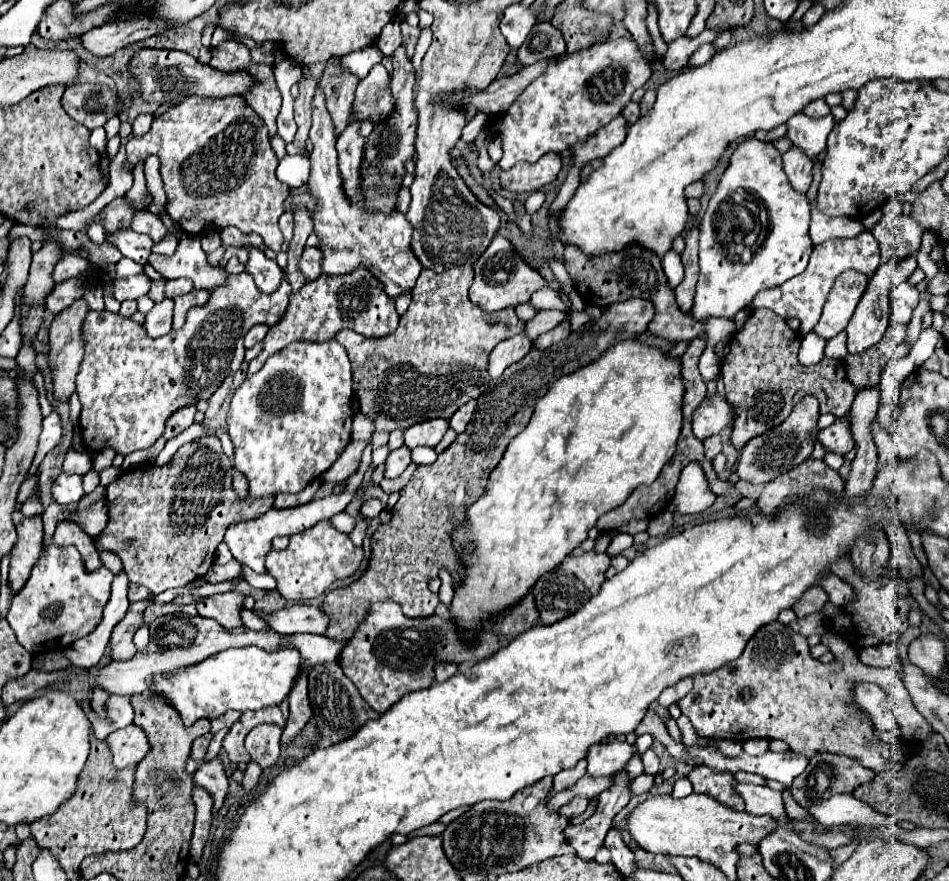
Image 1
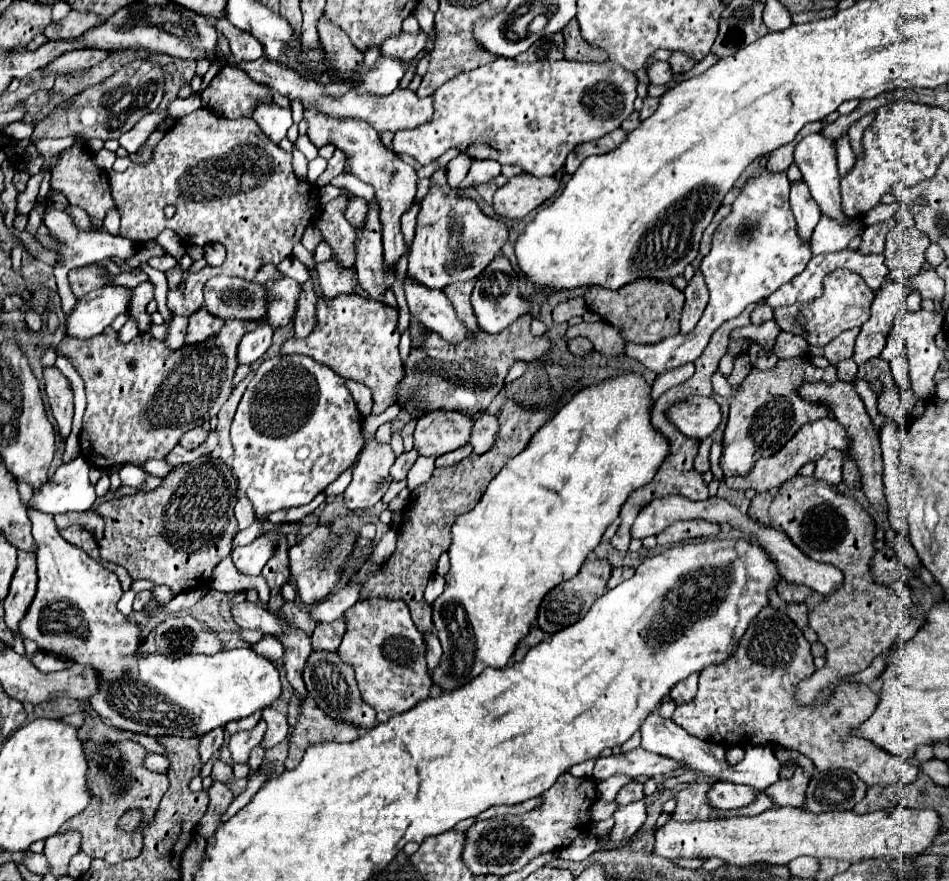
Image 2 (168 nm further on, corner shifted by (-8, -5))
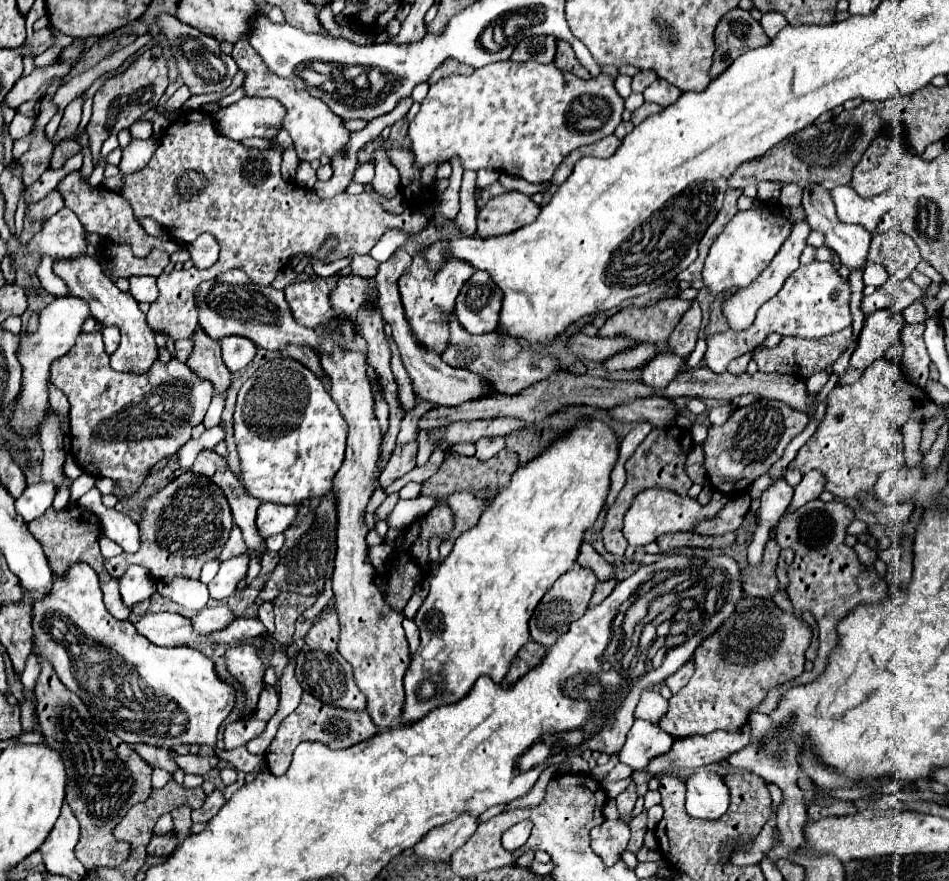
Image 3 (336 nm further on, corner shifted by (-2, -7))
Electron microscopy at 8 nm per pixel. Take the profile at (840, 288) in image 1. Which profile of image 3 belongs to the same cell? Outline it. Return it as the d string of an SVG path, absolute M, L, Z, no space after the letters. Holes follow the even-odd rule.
M811 262L809 266L799 266L783 284L783 288L765 302L755 322L741 332L719 332L707 340L707 368L713 372L725 372L729 362L737 356L759 346L767 334L777 332L781 336L799 336L799 338L825 338L847 326L851 326L849 312L849 284L835 272L829 262Z

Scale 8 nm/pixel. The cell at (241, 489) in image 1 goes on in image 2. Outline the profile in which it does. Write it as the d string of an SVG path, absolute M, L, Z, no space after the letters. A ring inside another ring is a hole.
M245 496L239 498L237 504L235 504L235 518L239 520L241 530L247 528L247 526L251 526L253 520L255 520L255 514L253 514L253 508L251 508L251 502L249 502Z

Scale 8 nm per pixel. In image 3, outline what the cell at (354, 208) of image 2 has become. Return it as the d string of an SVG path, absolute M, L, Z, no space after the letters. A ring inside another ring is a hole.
M185 110L167 128L149 164L125 176L121 196L129 200L137 218L151 216L183 242L193 242L199 234L209 232L221 244L221 254L213 268L203 272L195 267L169 274L163 272L157 278L159 298L147 312L147 324L153 332L169 336L173 342L189 338L197 328L197 308L193 302L197 286L231 268L241 268L255 284L269 286L293 256L315 256L329 236L337 238L337 246L323 258L323 264L355 254L369 254L377 240L391 228L415 236L429 222L417 208L407 208L399 216L389 214L367 192L359 196L337 194L321 200L311 190L285 182L279 168L281 154L277 150L251 150L235 140L223 138L217 134L209 114Z

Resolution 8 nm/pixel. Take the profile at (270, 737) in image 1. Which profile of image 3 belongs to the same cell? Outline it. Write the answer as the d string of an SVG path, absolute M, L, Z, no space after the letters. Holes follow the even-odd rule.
M265 686L263 694L261 694L261 698L259 698L257 710L255 710L255 718L267 722L267 720L275 714L275 710L277 710L277 702L279 702L277 692L275 692L271 686Z

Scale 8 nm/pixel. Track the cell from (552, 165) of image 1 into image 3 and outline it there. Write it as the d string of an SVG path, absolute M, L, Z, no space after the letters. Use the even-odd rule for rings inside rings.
M507 192L491 198L477 214L479 238L503 236L535 222L539 206L521 192Z

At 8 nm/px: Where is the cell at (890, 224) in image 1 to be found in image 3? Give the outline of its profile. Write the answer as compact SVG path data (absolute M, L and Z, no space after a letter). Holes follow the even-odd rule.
M889 230L885 234L875 234L871 240L869 262L885 266L897 280L907 280L919 260L919 248L915 246L913 238L903 232Z

